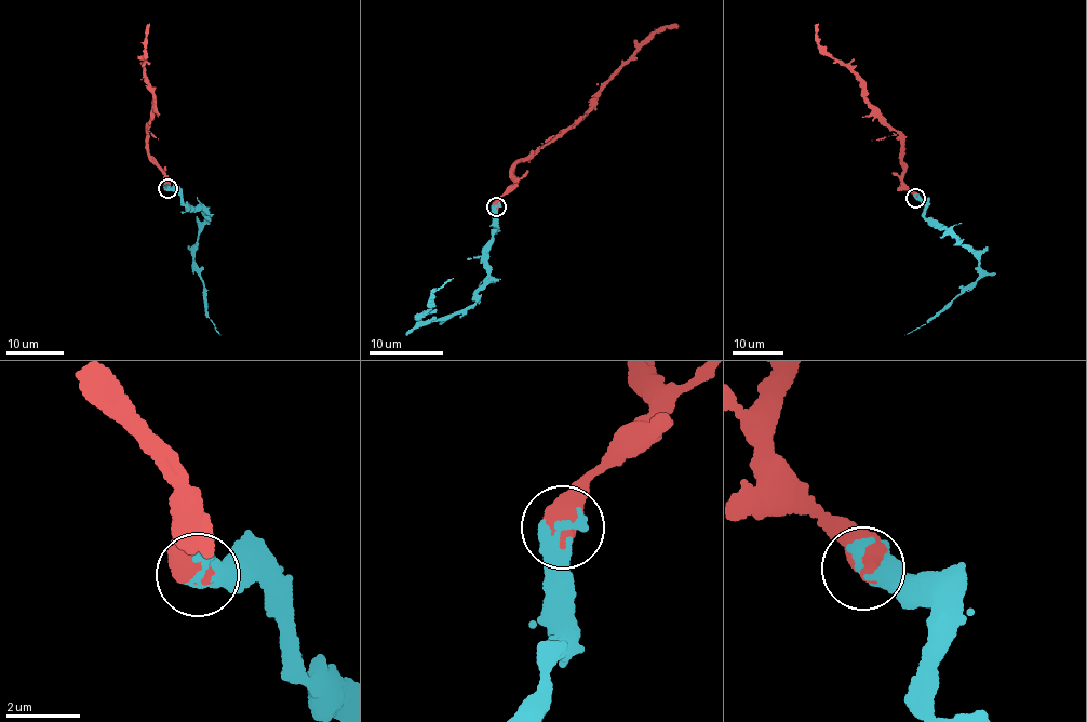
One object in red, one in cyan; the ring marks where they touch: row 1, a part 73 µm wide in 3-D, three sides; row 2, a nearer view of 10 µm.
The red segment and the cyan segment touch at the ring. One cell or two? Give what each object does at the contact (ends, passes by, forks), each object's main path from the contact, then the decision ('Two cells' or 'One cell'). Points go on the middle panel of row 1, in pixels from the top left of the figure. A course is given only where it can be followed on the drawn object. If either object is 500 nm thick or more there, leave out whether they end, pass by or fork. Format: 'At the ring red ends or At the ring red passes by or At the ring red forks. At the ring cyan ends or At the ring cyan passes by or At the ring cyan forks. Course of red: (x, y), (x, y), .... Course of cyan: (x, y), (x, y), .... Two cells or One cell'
Course of red: (496, 206), (513, 184), (511, 170), (515, 162), (584, 116), (606, 80), (656, 31), (672, 24), (676, 28). Course of cyan: (496, 206), (496, 229), (475, 303), (419, 321), (433, 291), (452, 279). One cell

